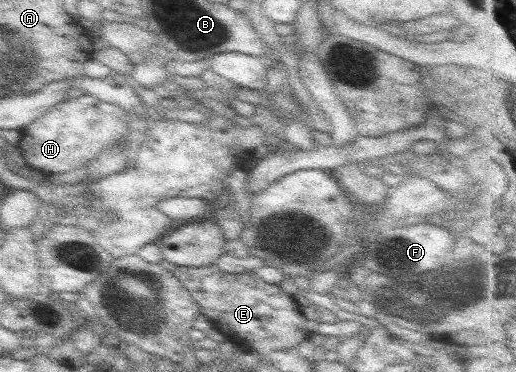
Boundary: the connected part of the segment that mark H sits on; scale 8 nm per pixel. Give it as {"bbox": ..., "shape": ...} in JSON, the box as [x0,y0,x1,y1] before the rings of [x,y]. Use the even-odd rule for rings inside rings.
{"bbox":[17,94,127,176],"shape":[[[84,94],[79,99],[55,105],[46,115],[29,124],[21,131],[17,147],[35,171],[41,171],[46,176],[67,173],[87,165],[105,147],[119,141],[119,137],[127,137],[127,119],[127,113],[117,105],[109,105],[97,97]]]}

